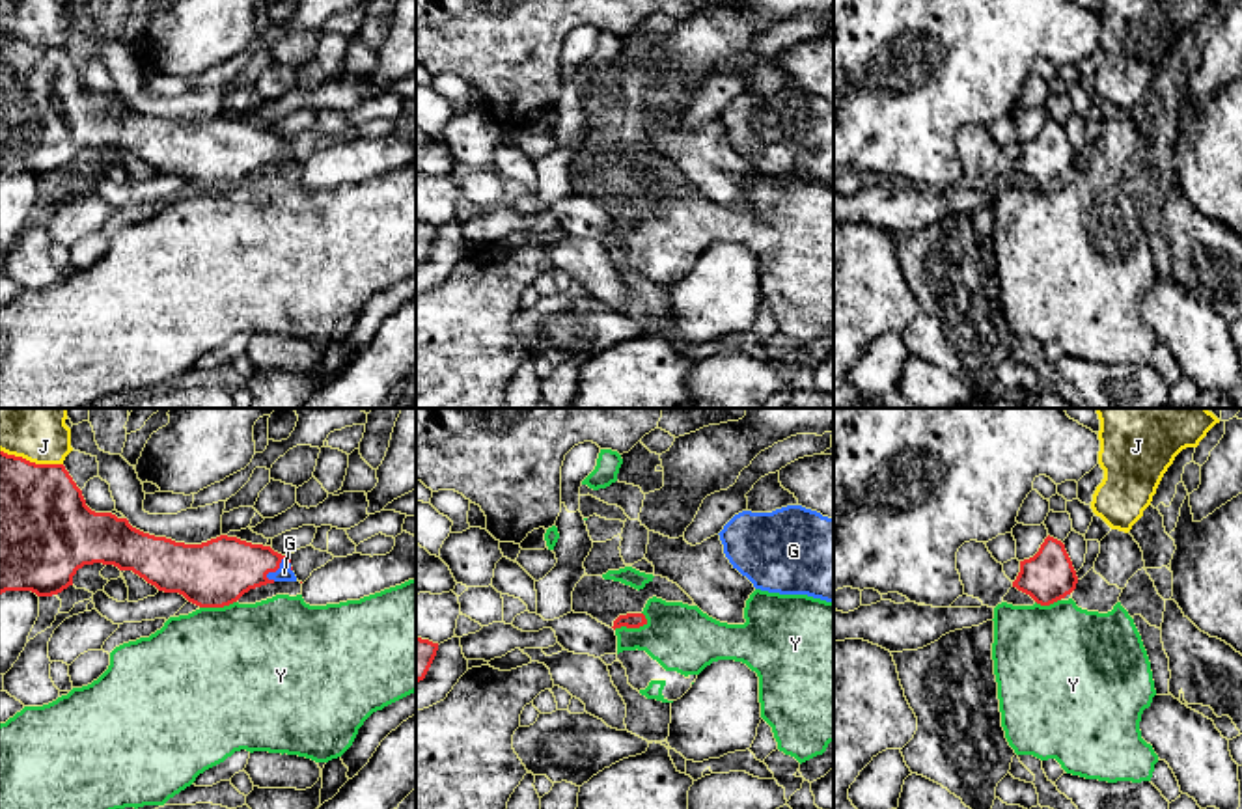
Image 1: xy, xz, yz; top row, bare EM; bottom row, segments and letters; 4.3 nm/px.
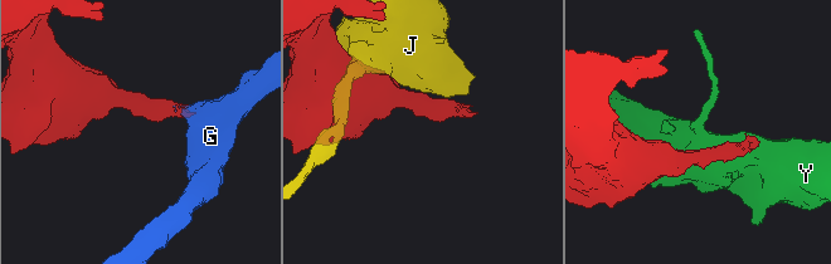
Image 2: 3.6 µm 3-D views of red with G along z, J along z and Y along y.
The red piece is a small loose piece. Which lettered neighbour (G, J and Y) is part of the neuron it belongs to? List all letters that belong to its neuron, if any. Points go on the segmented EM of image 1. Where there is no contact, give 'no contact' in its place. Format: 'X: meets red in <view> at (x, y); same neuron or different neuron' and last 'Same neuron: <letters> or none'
G: meets red in xy at (278, 567); same neuron
J: meets red in xy at (32, 463); different neuron
Y: meets red in xz at (631, 627); different neuron
Same neuron: G

